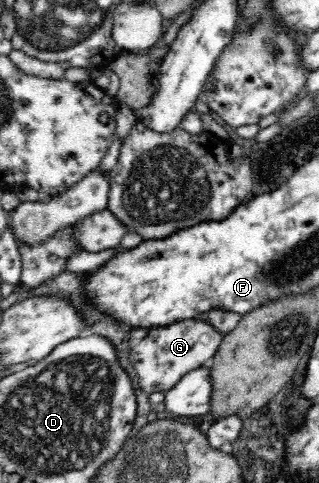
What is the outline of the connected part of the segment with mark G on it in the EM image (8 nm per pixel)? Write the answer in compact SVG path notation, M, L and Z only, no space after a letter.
M183 319L181 322L164 327L150 327L150 331L135 348L129 351L130 363L135 367L139 386L147 394L151 392L166 393L188 372L213 358L225 334L201 319Z

